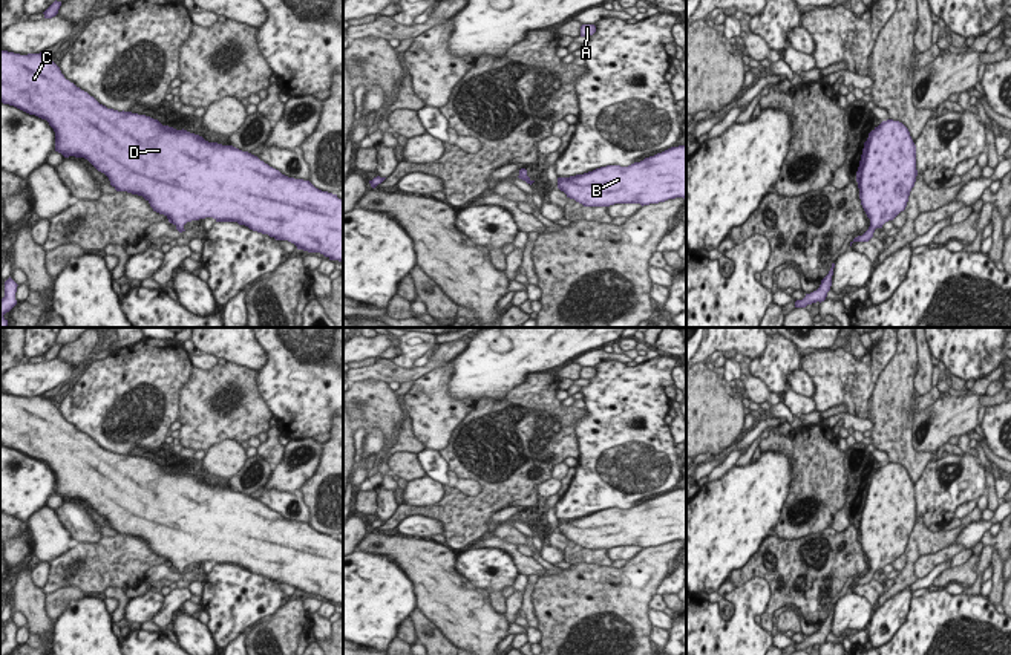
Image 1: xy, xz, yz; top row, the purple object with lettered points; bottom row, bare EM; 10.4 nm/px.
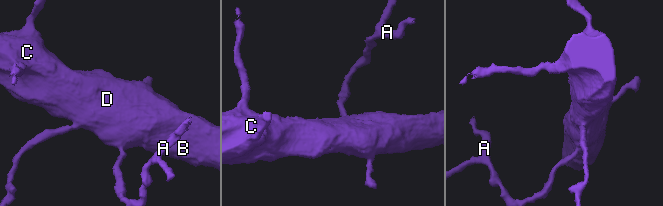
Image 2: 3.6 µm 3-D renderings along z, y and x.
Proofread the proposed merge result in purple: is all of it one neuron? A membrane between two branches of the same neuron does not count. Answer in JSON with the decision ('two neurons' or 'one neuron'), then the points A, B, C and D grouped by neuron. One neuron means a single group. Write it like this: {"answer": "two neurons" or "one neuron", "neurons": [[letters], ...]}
{"answer": "one neuron", "neurons": [["A", "B", "C", "D"]]}

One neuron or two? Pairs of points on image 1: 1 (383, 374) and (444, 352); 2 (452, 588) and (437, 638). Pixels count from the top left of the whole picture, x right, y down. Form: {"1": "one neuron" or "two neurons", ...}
{"1": "one neuron", "2": "two neurons"}

